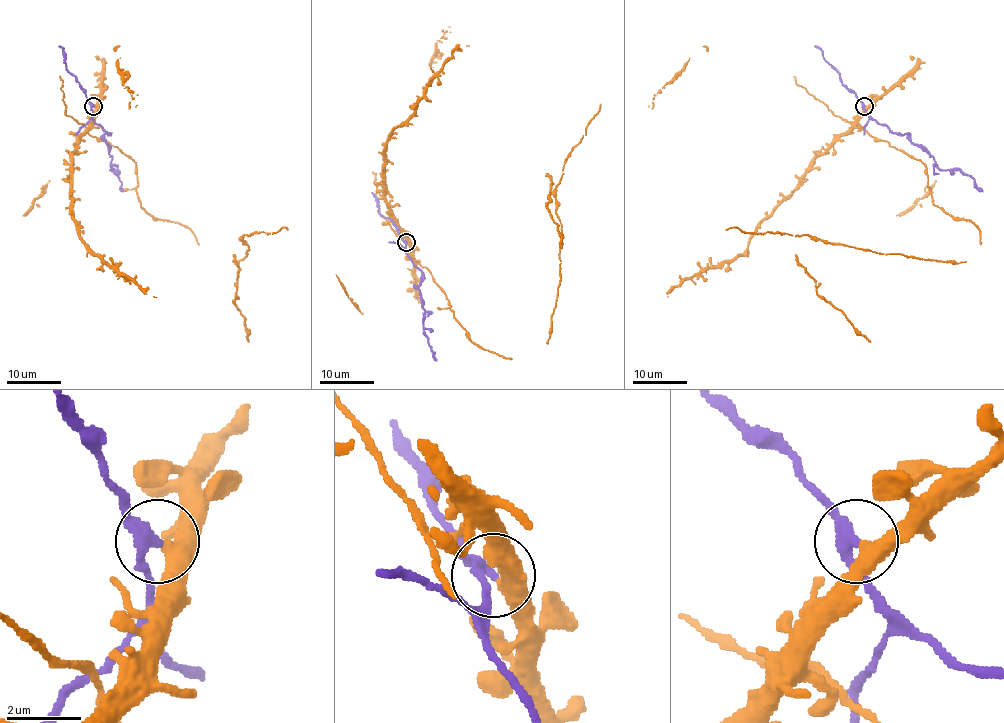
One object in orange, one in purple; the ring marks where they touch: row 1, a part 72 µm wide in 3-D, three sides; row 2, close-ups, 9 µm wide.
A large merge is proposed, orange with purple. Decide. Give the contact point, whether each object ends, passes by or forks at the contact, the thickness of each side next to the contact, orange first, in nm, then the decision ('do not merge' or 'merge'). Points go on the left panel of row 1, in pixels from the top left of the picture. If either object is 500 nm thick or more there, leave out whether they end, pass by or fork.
at (93, 106); orange passes by; purple passes by; 400 nm thick on the orange side, 280 nm on the other; merge

